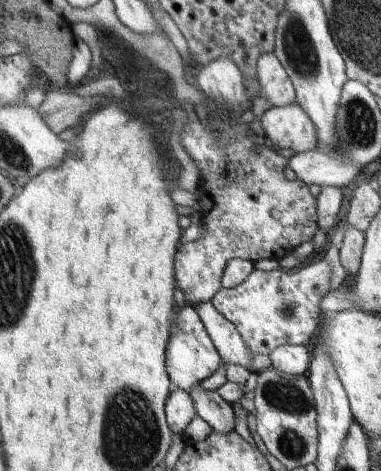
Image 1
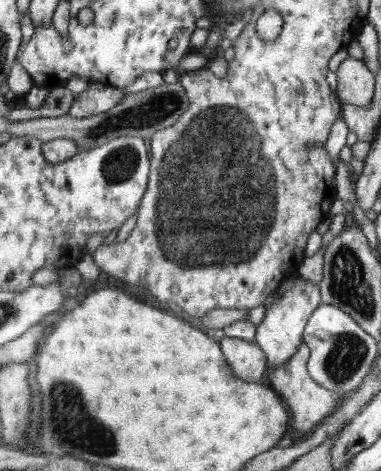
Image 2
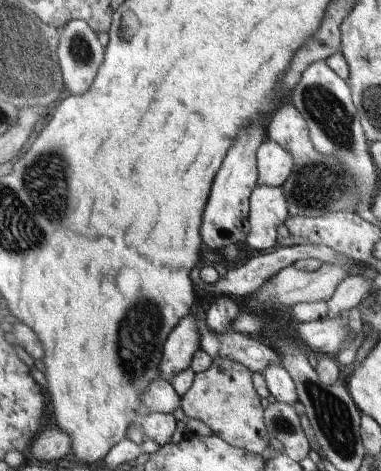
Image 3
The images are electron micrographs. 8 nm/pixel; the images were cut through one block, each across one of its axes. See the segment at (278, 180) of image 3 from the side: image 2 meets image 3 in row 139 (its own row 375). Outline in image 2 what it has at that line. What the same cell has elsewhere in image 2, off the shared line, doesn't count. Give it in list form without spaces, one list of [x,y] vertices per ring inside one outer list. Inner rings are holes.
[[[301,276],[295,278],[295,282],[291,282],[289,288],[279,290],[279,294],[271,300],[269,308],[265,308],[263,316],[261,316],[261,324],[257,324],[257,332],[255,332],[255,344],[259,346],[259,350],[267,356],[267,372],[263,382],[269,382],[269,374],[281,366],[285,360],[289,360],[295,354],[295,348],[299,344],[303,344],[301,334],[303,328],[309,320],[309,316],[313,314],[313,310],[321,304],[321,290],[319,286],[303,280]]]

